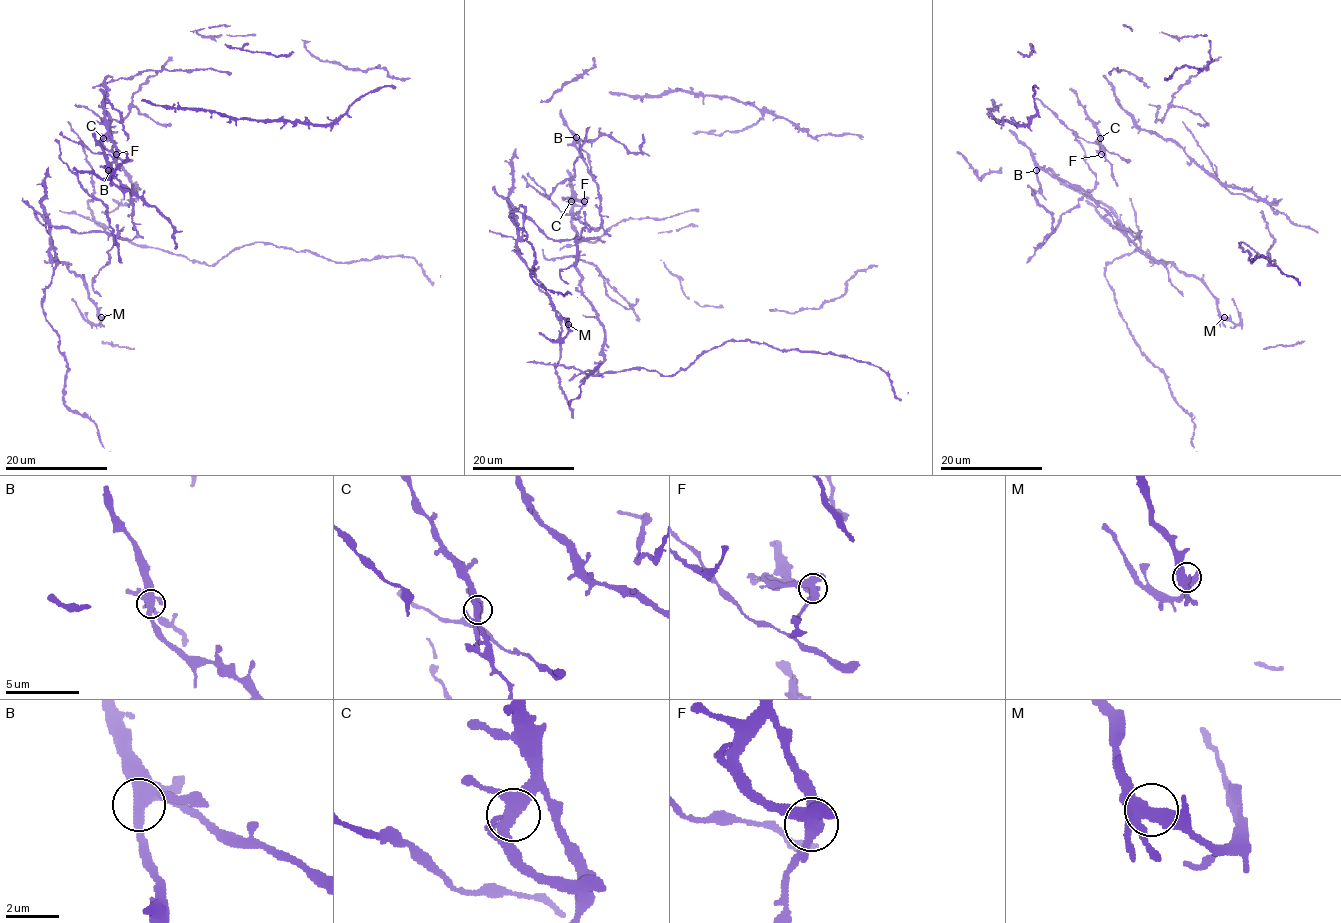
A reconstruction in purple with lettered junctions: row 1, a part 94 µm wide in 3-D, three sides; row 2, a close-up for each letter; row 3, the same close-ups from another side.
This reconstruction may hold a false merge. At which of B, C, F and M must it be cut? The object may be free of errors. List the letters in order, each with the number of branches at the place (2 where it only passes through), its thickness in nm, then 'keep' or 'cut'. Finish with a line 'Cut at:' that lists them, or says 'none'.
B: branches 4; calibre 400 nm; keep
C: branches 4; calibre 400 nm; keep
F: branches 4; calibre 480 nm; keep
M: branches 4; calibre 420 nm; keep
Cut at: none

